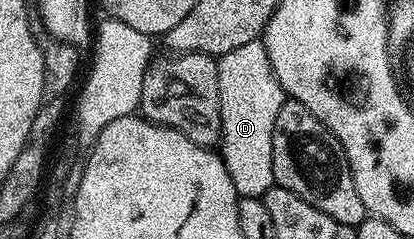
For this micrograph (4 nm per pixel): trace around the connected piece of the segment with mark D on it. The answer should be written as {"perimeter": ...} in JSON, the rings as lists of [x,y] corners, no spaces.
{"perimeter":[[[260,39],[247,42],[247,46],[239,46],[239,50],[220,57],[219,71],[221,159],[227,166],[227,174],[231,174],[231,182],[235,182],[238,197],[264,197],[266,190],[274,187],[271,162],[273,131],[275,118],[279,118],[279,110],[287,98],[285,91],[275,78],[267,50]]]}

